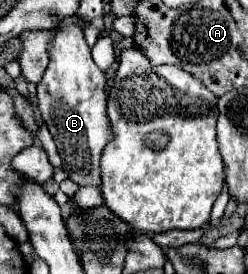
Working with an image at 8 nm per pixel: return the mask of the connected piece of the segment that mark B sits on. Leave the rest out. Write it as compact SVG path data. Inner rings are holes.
M64 26L54 36L50 64L38 84L38 108L54 136L68 178L78 186L100 188L100 158L106 144L114 140L112 124L106 114L106 74L94 64L78 26Z

